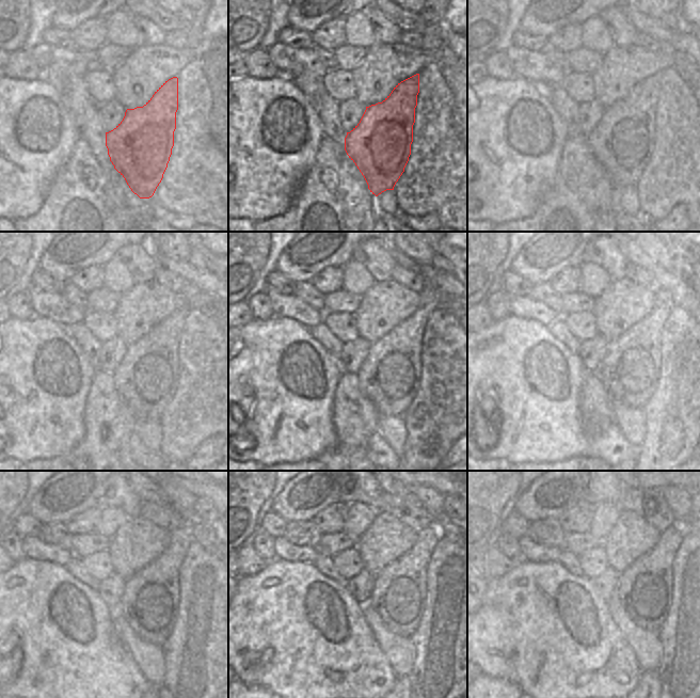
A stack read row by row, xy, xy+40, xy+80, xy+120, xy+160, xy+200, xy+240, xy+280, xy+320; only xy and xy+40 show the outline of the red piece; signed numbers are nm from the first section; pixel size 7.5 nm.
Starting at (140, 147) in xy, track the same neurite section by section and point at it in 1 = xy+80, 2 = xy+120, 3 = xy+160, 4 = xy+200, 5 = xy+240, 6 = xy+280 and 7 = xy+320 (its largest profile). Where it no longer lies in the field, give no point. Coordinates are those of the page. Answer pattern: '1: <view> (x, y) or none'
1: xy+80 (623, 141)
2: xy+120 (146, 379)
3: xy+160 (388, 376)
4: xy+200 (630, 371)
5: xy+240 (152, 606)
6: xy+280 (398, 596)
7: xy+320 (640, 589)

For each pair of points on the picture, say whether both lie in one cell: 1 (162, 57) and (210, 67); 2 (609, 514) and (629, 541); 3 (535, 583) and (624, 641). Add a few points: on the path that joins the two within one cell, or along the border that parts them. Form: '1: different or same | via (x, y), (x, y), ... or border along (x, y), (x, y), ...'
1: different | border along (200, 50), (199, 59)
2: different | border along (619, 513), (598, 539)
3: different | border along (600, 611), (600, 617), (618, 645), (629, 651)

